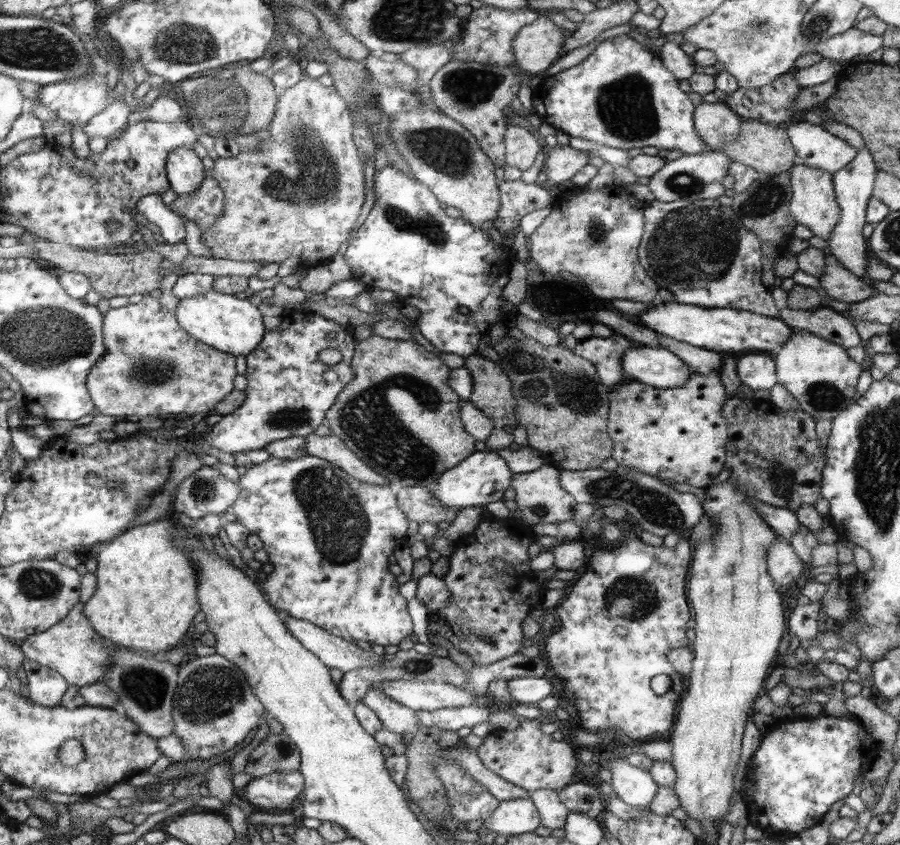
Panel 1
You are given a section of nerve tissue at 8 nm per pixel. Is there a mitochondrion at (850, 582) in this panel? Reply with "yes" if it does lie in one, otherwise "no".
no

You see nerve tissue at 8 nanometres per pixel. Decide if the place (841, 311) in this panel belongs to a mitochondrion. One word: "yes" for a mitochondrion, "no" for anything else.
no

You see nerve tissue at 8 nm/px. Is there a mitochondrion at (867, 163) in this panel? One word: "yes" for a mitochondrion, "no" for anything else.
no

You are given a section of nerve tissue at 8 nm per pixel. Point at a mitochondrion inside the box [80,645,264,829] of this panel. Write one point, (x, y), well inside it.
(209, 691)

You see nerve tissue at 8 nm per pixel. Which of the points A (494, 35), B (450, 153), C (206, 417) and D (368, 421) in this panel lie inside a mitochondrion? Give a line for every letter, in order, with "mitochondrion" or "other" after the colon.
A: mitochondrion
B: mitochondrion
C: other
D: mitochondrion

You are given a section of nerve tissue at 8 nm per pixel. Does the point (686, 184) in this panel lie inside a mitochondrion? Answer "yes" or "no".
yes

